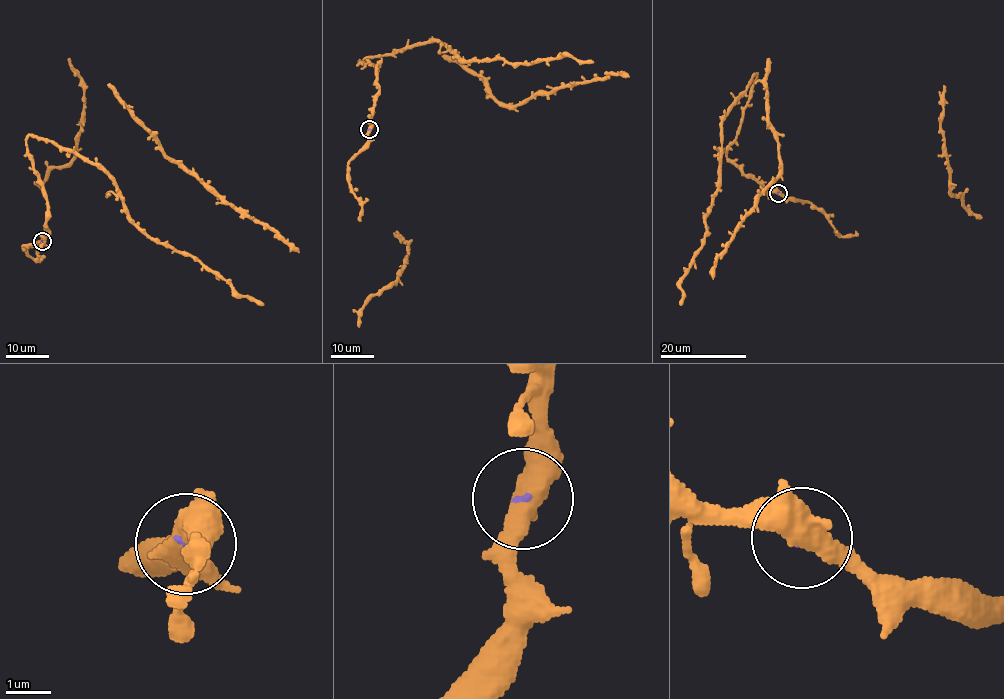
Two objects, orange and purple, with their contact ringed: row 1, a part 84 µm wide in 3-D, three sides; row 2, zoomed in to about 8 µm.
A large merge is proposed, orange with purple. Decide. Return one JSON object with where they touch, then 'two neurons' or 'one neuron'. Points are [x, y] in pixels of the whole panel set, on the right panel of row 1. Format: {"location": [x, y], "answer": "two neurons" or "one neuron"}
{"location": [778, 193], "answer": "one neuron"}

